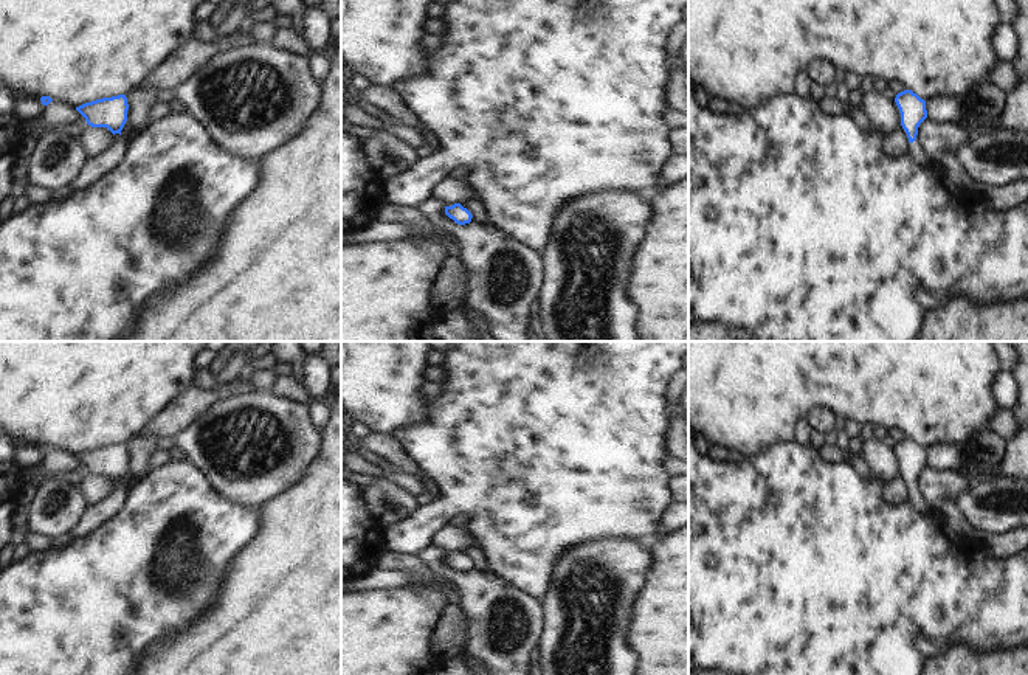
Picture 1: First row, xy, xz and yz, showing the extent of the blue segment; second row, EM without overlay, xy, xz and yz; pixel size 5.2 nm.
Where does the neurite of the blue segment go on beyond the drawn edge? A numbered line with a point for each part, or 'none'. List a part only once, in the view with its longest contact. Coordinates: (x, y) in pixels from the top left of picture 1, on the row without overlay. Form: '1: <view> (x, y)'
1: yz (915, 495)

